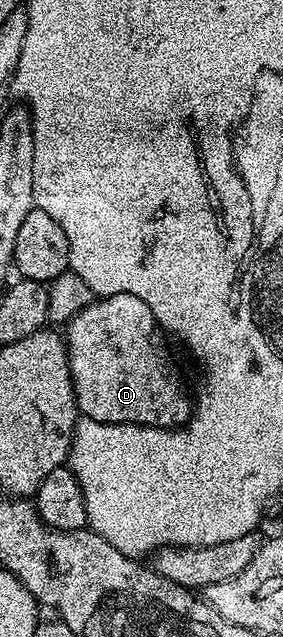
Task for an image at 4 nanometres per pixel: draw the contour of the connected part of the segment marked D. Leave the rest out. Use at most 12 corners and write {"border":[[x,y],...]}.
{"border":[[138,295],[66,322],[87,420],[188,422],[165,334]]}

